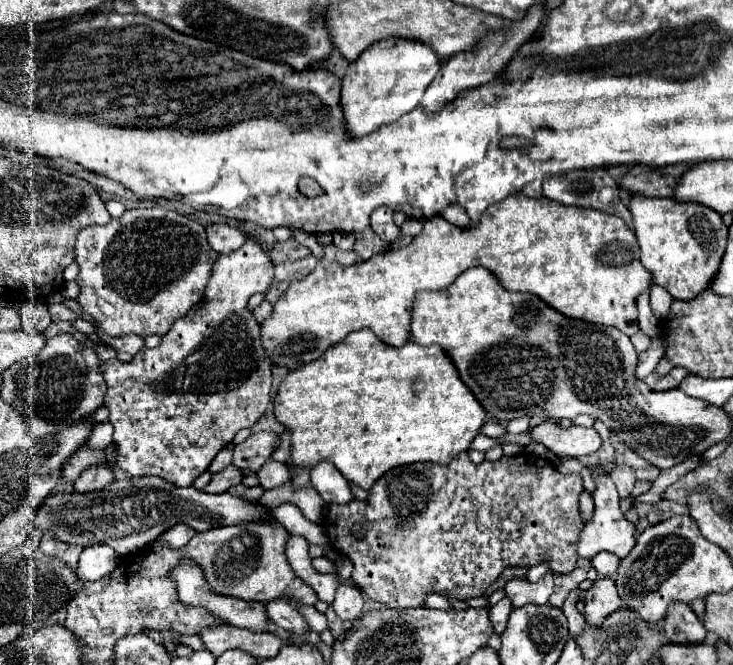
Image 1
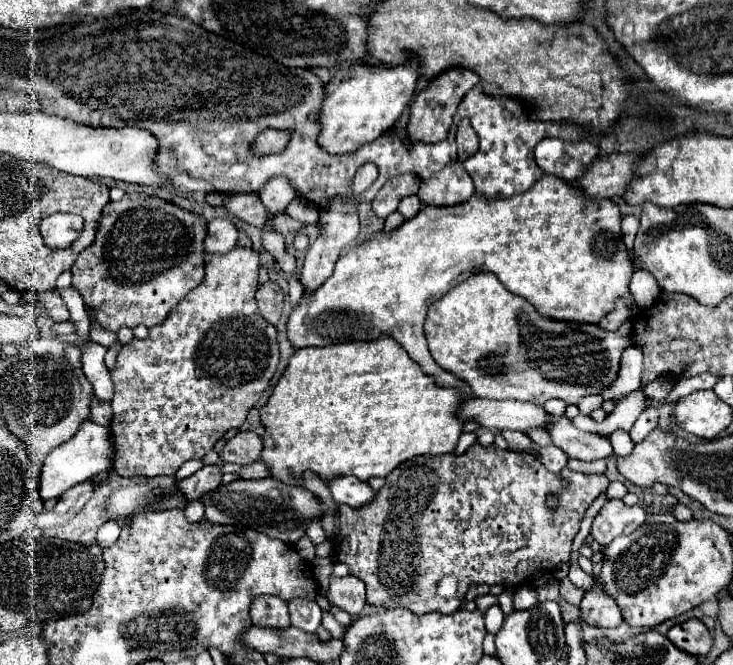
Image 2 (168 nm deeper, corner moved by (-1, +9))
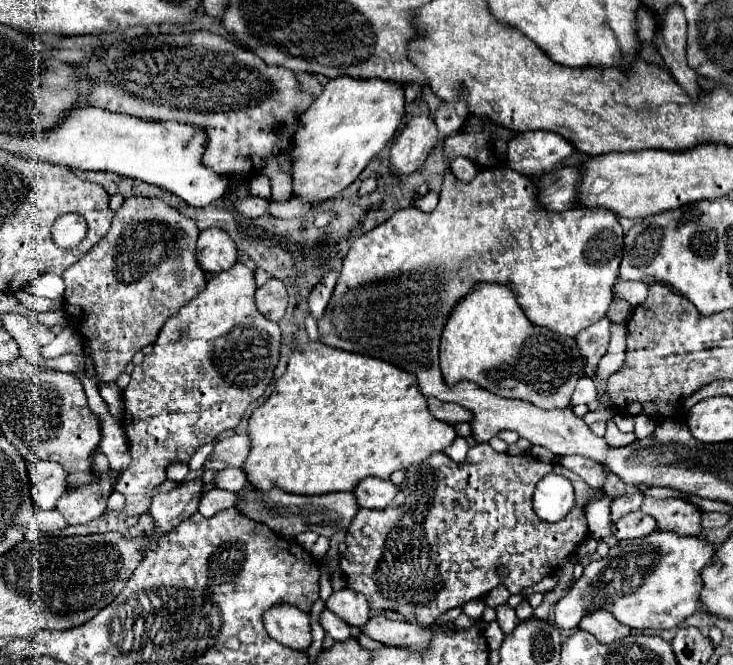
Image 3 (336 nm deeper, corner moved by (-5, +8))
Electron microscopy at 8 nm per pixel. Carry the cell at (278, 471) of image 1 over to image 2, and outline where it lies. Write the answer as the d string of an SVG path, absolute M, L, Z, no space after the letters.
M256 461L256 463L252 463L252 465L246 465L246 467L240 467L240 469L236 471L236 475L238 475L240 479L266 479L266 477L270 477L266 465L260 463L260 461Z

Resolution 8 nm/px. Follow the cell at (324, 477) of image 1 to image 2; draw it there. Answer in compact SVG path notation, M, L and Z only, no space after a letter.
M336 477L330 481L328 487L336 503L344 503L354 509L370 503L376 495L366 481L360 481L356 477Z

